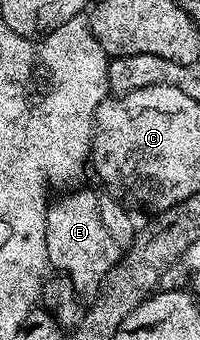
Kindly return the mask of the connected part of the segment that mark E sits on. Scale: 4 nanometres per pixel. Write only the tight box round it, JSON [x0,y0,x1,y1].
[44,189,121,295]

